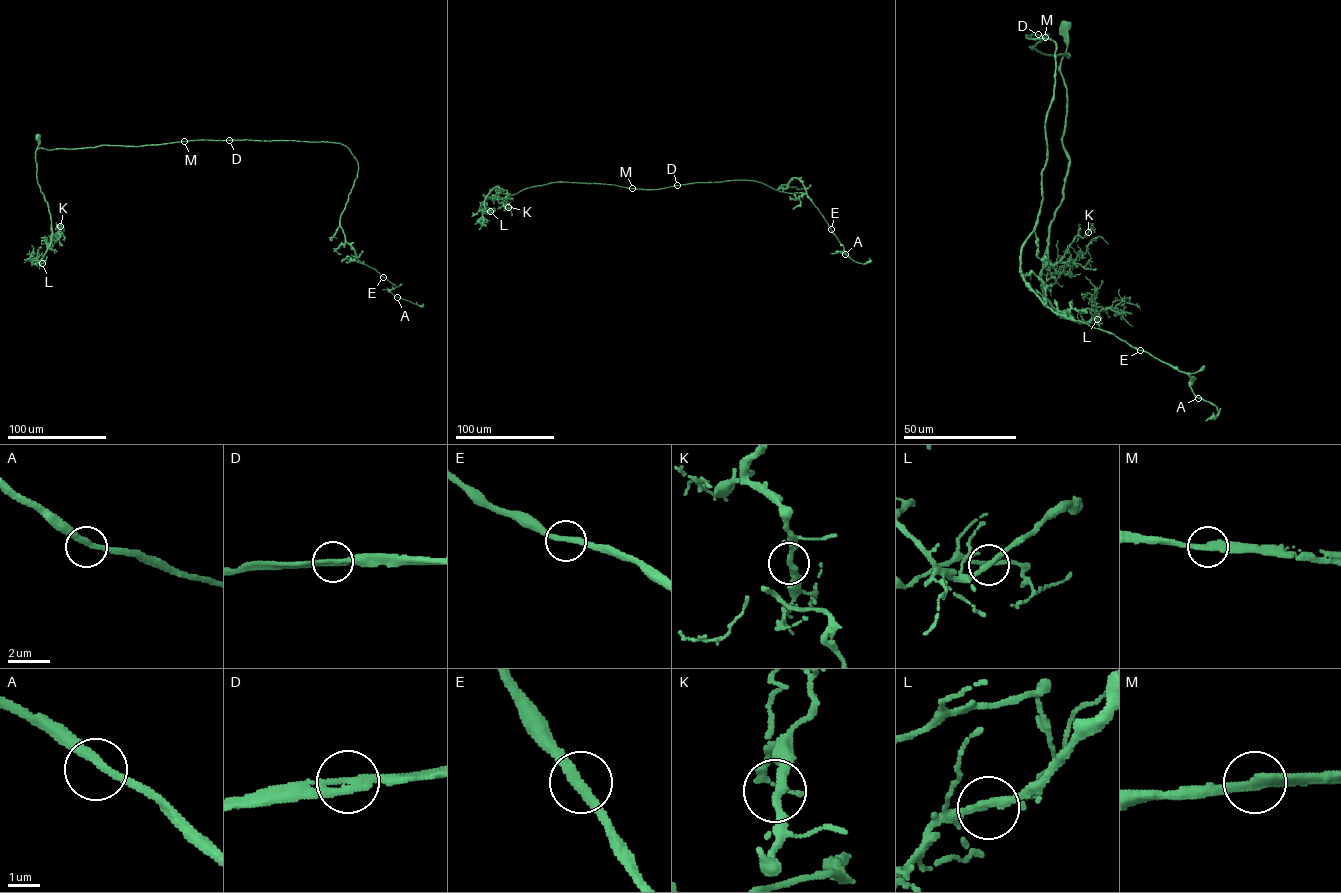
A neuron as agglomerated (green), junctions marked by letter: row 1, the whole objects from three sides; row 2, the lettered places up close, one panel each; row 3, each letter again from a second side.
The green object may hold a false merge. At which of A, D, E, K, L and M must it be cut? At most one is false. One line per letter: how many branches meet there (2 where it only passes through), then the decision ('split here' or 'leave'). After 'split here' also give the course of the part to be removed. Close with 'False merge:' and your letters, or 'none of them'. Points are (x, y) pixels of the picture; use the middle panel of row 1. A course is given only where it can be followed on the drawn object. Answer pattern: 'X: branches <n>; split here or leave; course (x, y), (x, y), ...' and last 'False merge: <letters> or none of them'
A: branches 2; leave
D: branches 2; leave
E: branches 2; leave
K: branches 2; leave
L: branches 2; leave
M: branches 2; leave
False merge: none of them

